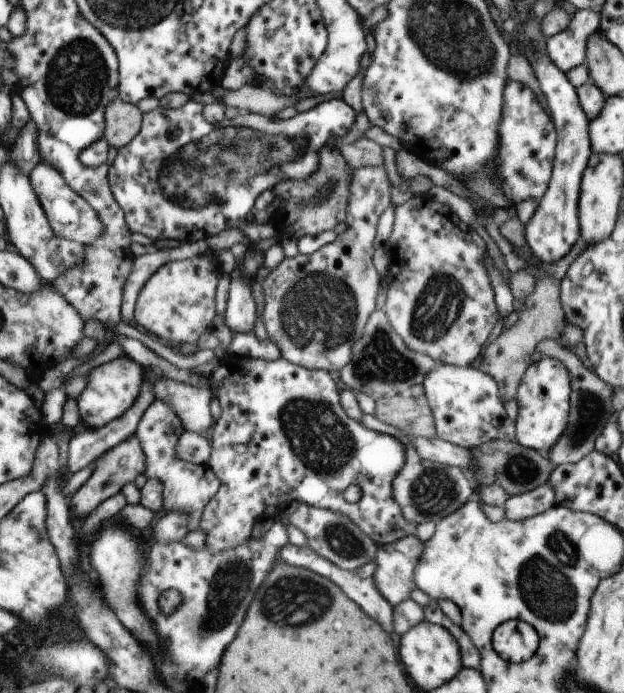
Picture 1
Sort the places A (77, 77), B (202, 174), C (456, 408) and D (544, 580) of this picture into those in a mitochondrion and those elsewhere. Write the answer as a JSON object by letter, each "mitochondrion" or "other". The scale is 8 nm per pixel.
{"A":"mitochondrion","B":"mitochondrion","C":"other","D":"mitochondrion"}

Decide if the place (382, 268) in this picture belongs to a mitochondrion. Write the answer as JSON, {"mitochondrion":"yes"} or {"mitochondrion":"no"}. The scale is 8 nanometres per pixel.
{"mitochondrion":"no"}

